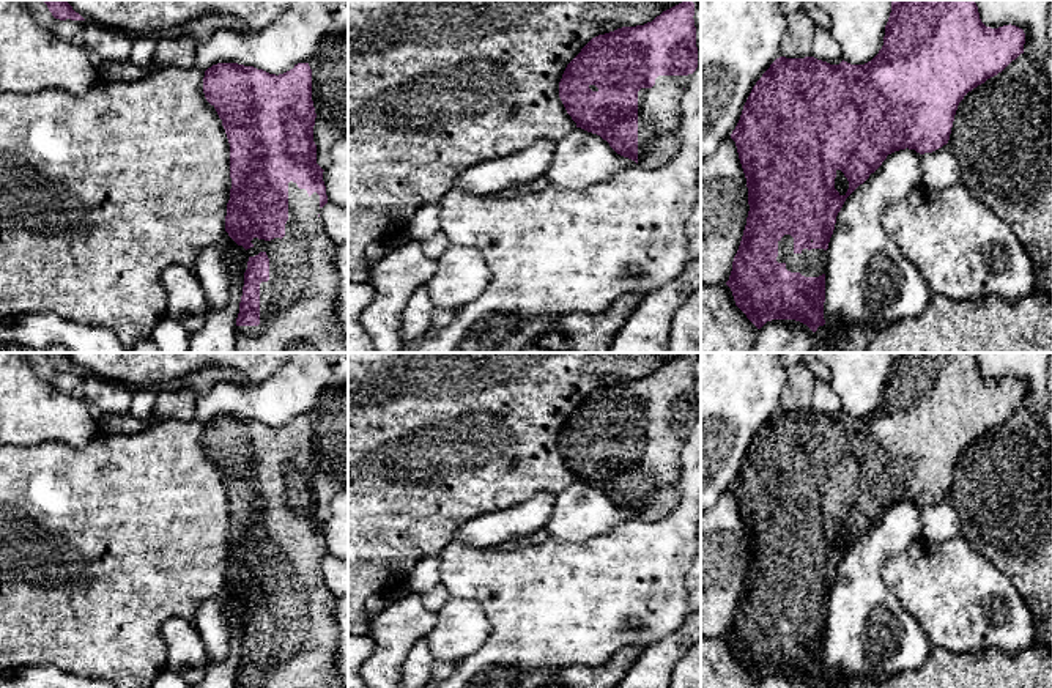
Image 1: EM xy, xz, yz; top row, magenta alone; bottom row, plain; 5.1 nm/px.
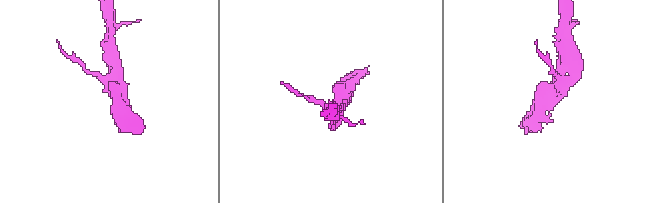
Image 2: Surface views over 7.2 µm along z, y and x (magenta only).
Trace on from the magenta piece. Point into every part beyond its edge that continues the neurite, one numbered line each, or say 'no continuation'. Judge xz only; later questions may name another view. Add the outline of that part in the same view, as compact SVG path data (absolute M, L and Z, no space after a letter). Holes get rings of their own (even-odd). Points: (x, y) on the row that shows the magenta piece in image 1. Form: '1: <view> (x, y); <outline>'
1: xz (659, 109); M658 76L652 88L638 91L638 167L665 165L680 150L680 101L690 76Z

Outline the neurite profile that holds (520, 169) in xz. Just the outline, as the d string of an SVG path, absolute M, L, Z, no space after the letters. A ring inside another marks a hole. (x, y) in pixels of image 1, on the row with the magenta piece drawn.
M539 140L509 157L476 164L455 179L454 187L469 194L490 195L512 186L526 186L545 175L554 148L554 142Z

